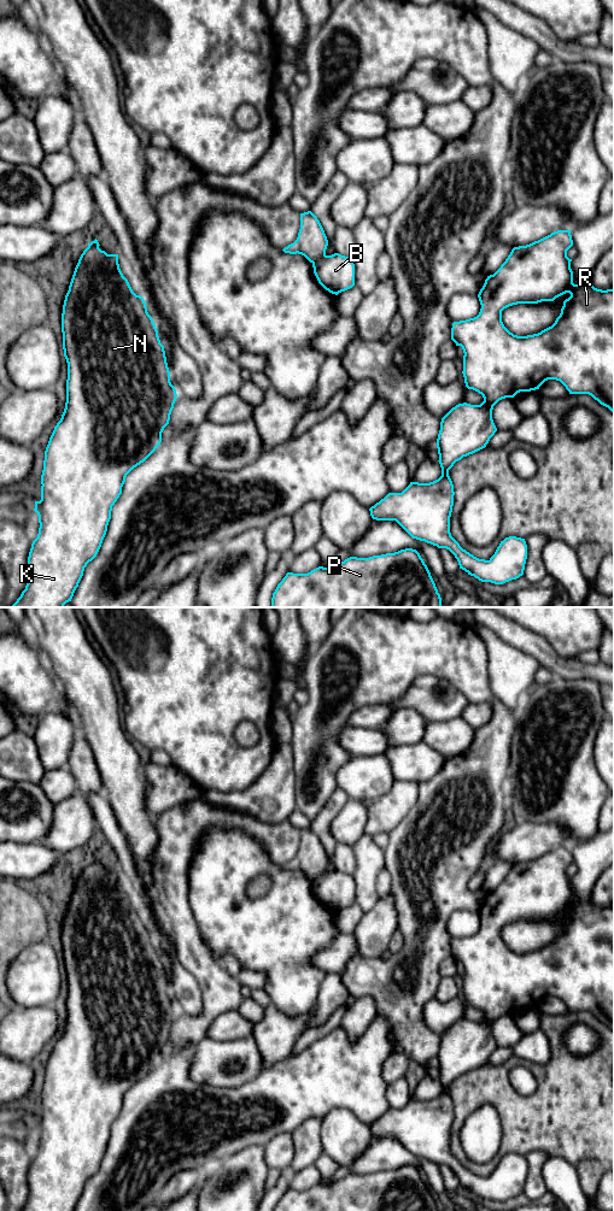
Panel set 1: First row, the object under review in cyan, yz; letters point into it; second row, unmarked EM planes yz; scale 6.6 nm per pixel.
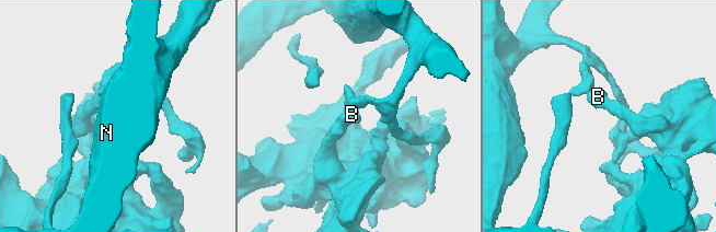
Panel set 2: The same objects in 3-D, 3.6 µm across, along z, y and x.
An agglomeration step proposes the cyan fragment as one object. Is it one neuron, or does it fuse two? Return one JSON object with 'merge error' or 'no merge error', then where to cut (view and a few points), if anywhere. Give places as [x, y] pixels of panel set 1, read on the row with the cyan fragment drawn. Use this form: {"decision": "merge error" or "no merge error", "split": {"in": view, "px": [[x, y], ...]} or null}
{"decision": "merge error", "split": {"in": "yz", "px": [[325, 254], [313, 263]]}}

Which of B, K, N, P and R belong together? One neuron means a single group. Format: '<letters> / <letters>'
B P R / K N

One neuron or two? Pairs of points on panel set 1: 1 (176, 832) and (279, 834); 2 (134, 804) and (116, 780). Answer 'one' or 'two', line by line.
1: one
2: one

